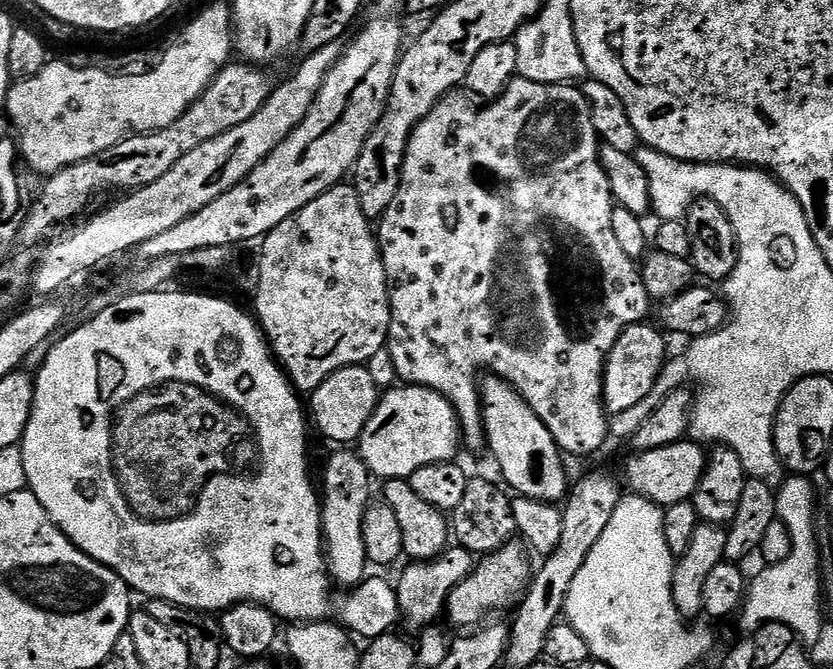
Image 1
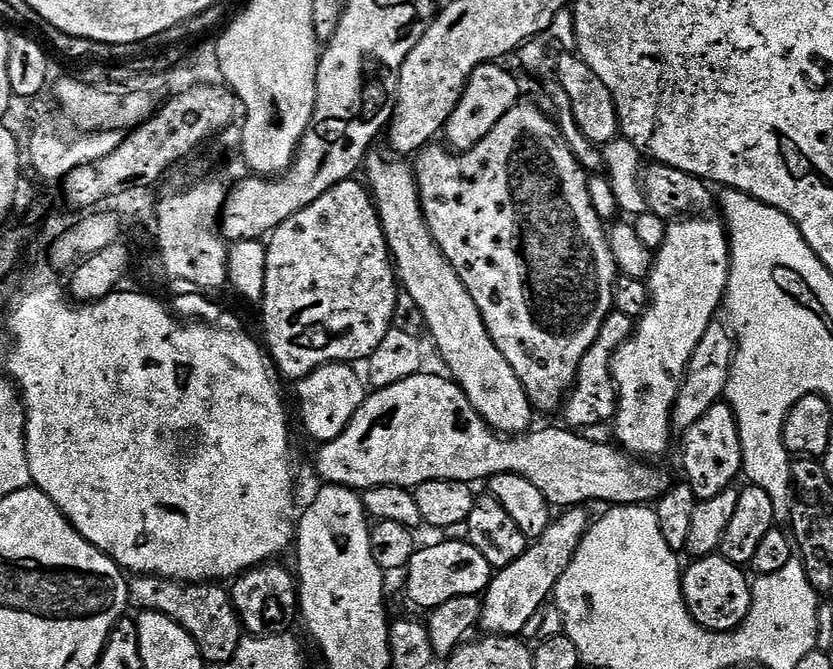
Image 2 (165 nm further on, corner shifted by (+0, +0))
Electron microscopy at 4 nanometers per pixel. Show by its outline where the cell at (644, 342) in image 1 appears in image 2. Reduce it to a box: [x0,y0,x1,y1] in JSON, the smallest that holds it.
[562,310,633,430]

